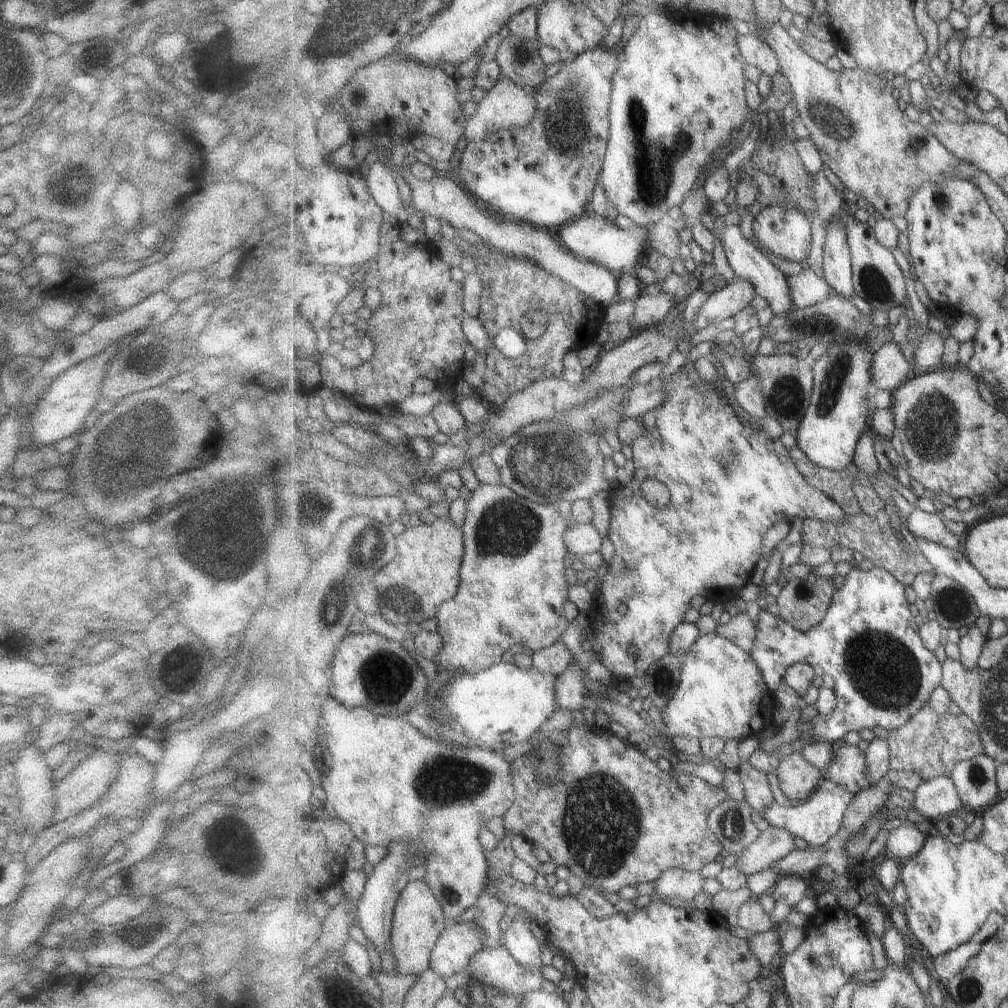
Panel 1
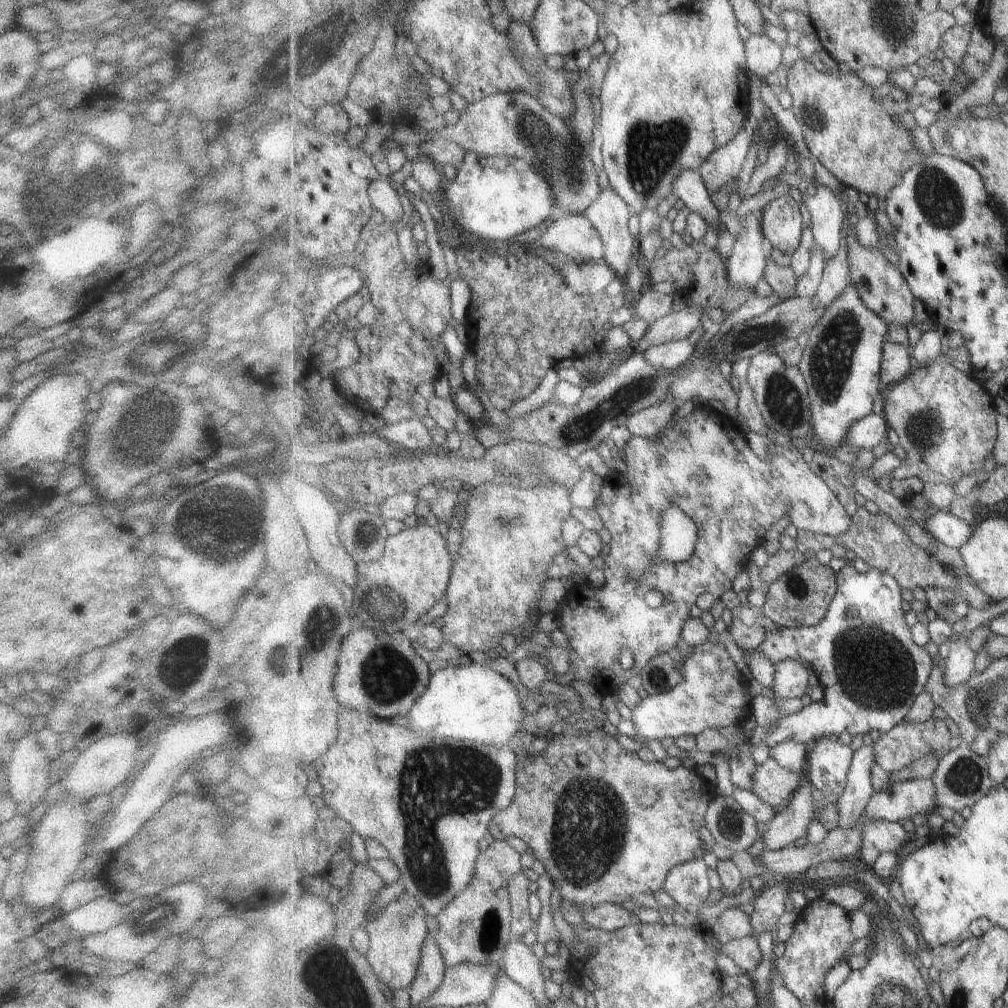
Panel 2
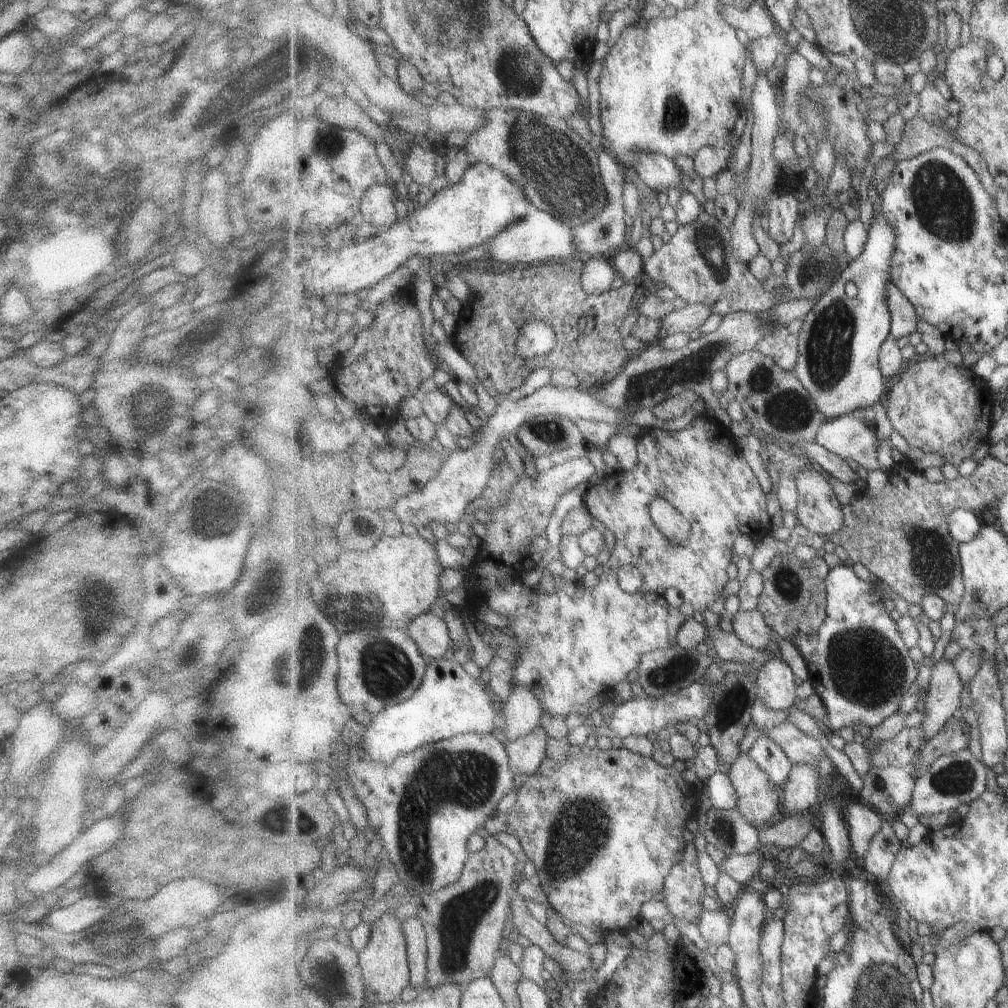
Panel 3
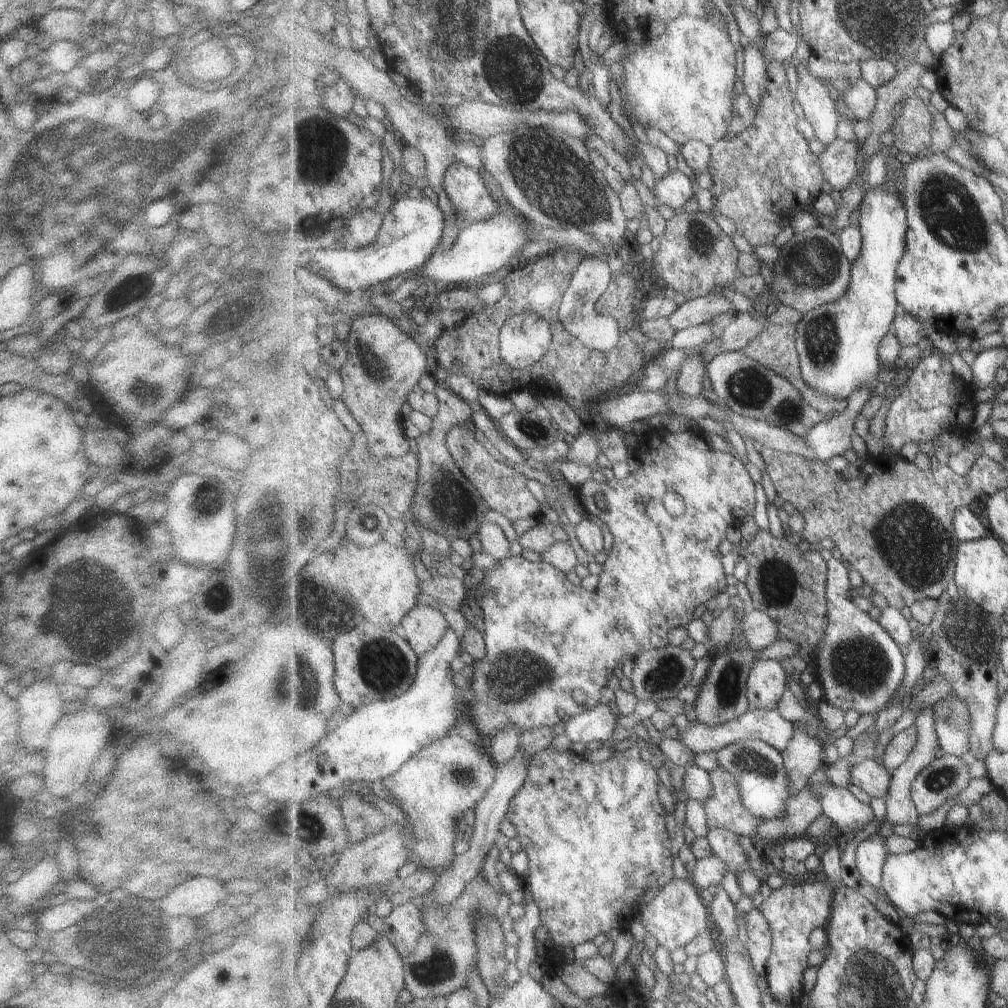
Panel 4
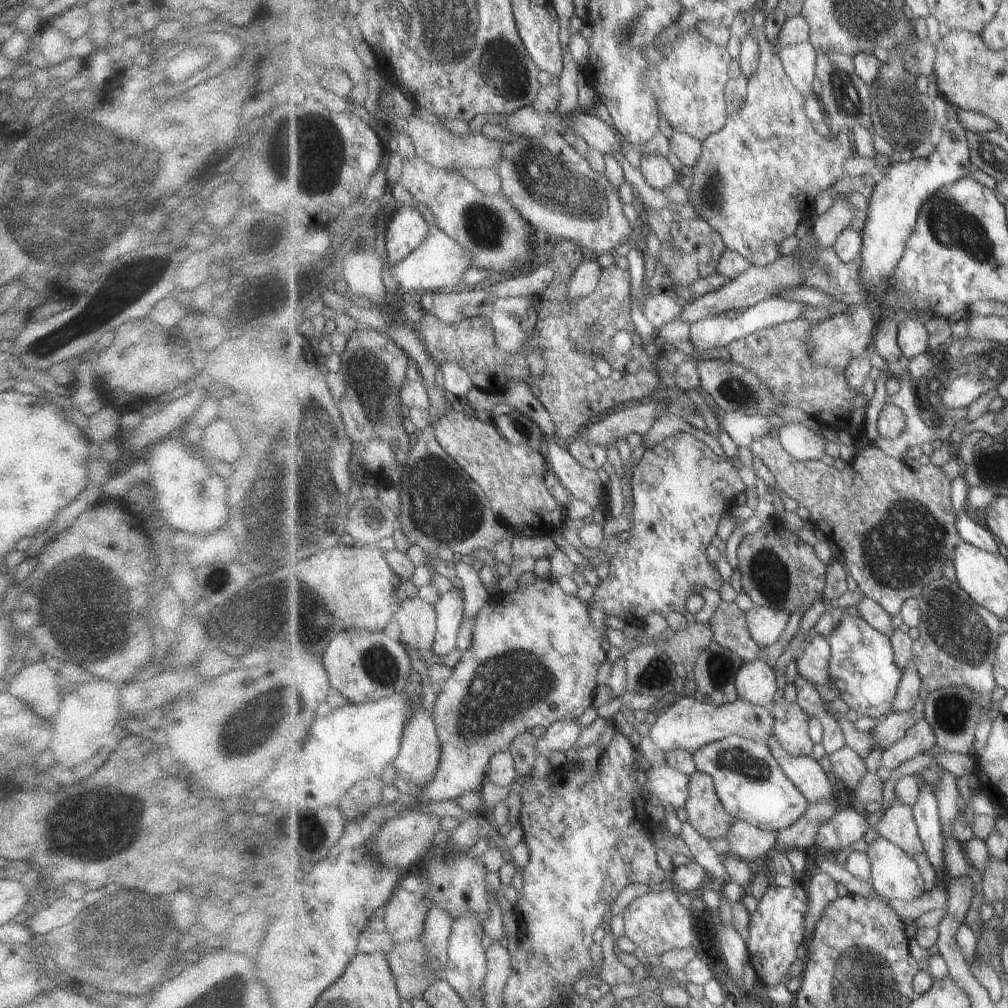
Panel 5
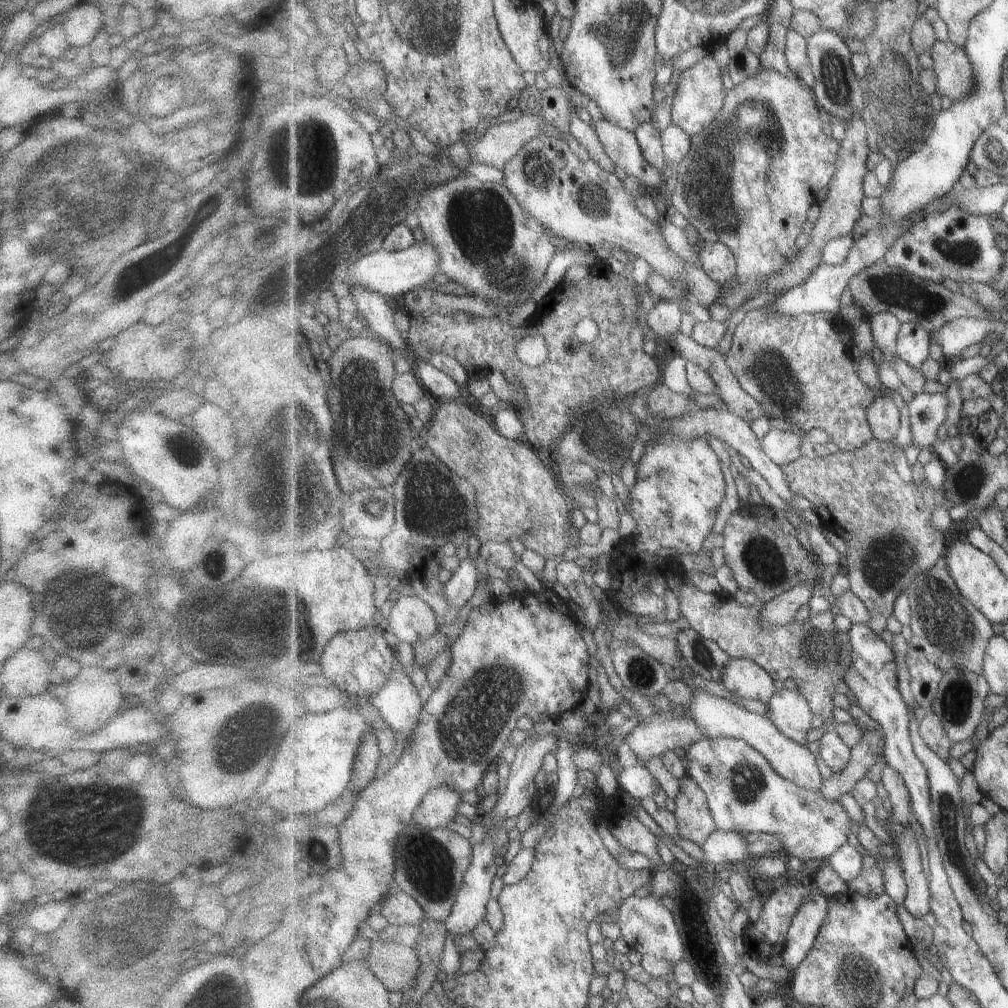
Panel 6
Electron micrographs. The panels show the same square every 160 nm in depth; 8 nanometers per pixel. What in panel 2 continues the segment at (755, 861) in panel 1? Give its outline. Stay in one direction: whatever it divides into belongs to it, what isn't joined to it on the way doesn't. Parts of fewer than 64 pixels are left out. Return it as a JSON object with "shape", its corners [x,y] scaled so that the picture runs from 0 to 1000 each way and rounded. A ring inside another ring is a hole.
{"shape":[[[801,771],[787,787],[779,804],[764,815],[764,820],[755,828],[756,835],[764,844],[774,844],[799,830],[808,809],[808,780]]]}

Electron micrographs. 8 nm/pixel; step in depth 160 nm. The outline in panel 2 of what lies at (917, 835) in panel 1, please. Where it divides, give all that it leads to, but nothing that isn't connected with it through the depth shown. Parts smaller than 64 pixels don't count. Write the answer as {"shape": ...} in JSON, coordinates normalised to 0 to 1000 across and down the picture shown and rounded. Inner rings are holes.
{"shape":[[[864,813],[857,818],[857,838],[853,848],[864,860],[874,847],[892,845],[900,835],[910,836],[896,817]]]}

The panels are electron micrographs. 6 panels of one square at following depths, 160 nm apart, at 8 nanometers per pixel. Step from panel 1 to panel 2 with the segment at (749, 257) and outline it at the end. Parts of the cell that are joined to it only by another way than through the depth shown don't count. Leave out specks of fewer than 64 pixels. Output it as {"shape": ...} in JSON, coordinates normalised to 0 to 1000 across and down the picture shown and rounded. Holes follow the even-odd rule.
{"shape":[[[692,168],[679,169],[670,178],[667,190],[686,209],[698,214],[704,223],[711,223],[712,229],[718,225],[713,221],[713,208],[711,208],[709,200],[705,198],[705,190]]]}

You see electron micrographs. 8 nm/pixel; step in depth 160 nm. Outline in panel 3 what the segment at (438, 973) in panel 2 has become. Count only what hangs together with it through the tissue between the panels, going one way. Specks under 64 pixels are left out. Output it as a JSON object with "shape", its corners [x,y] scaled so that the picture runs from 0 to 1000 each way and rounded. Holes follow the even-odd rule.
{"shape":[[[417,910],[402,911],[399,920],[405,933],[409,977],[417,984],[425,979],[425,929]]]}

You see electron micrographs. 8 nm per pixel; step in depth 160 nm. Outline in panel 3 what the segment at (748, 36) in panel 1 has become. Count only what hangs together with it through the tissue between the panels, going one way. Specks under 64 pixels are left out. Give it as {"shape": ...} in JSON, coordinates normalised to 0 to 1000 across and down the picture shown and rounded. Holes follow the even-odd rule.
{"shape":[[[771,30],[762,37],[751,37],[744,40],[741,46],[742,56],[752,74],[761,73],[763,67],[767,65],[775,65],[776,61],[787,53],[775,30]]]}

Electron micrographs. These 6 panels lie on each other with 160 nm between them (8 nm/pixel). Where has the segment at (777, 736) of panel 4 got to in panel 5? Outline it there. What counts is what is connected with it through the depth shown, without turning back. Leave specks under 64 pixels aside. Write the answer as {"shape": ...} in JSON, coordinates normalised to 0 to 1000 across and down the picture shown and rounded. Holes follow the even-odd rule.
{"shape":[[[679,688],[676,692],[672,692],[668,698],[652,706],[652,711],[642,729],[659,746],[668,743],[680,743],[688,749],[699,739],[718,733],[723,729],[735,729],[759,737],[769,730],[769,711],[764,707],[764,702],[735,693],[728,697],[711,700],[707,697],[693,695],[689,690]]]}

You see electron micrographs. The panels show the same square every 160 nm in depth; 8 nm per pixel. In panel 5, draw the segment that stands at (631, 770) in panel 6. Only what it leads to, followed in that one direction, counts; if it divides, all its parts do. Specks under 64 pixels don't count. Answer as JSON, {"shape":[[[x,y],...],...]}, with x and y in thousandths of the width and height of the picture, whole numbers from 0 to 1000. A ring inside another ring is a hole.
{"shape":[[[648,758],[641,768],[644,773],[642,788],[647,794],[653,792],[674,802],[685,793],[685,769],[662,758]]]}

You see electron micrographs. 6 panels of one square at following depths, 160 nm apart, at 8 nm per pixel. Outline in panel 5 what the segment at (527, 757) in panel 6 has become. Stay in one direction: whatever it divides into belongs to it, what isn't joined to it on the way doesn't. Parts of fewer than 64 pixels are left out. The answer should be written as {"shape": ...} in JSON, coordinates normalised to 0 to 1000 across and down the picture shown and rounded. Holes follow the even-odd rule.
{"shape":[[[572,713],[549,717],[538,731],[534,732],[534,747],[544,749],[548,744],[560,746],[570,739],[576,730],[576,718]]]}

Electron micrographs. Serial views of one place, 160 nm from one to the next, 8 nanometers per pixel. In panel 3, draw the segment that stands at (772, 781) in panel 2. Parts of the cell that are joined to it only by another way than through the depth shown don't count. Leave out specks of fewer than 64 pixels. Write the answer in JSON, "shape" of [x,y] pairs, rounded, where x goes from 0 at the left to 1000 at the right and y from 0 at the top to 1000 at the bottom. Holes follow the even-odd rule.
{"shape":[[[737,747],[721,767],[733,791],[731,804],[751,821],[772,813],[775,786],[768,781],[764,770]]]}

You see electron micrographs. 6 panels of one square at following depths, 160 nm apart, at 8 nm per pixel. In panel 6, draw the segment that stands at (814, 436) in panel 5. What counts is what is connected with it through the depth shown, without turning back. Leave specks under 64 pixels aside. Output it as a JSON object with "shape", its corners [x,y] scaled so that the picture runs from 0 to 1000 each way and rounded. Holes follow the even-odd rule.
{"shape":[[[781,423],[765,426],[753,435],[756,445],[772,460],[786,459],[795,450],[795,440],[799,433],[793,429],[784,427]]]}

